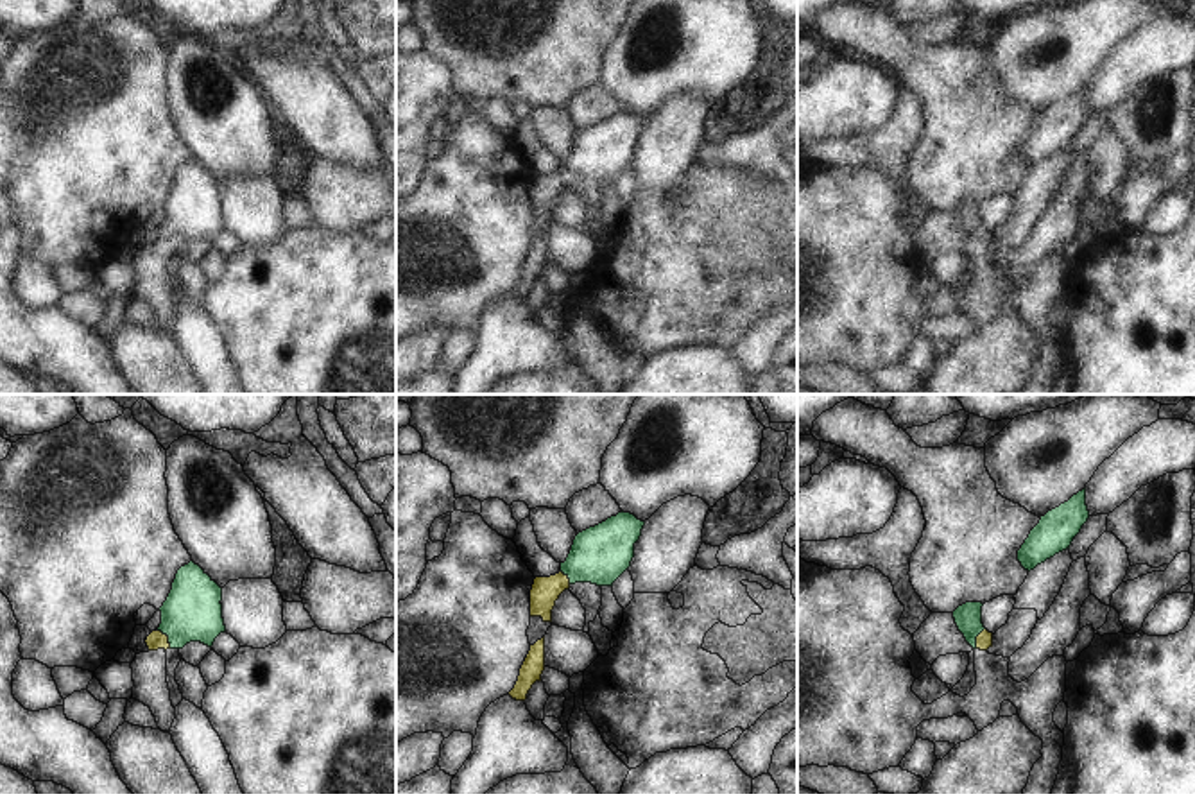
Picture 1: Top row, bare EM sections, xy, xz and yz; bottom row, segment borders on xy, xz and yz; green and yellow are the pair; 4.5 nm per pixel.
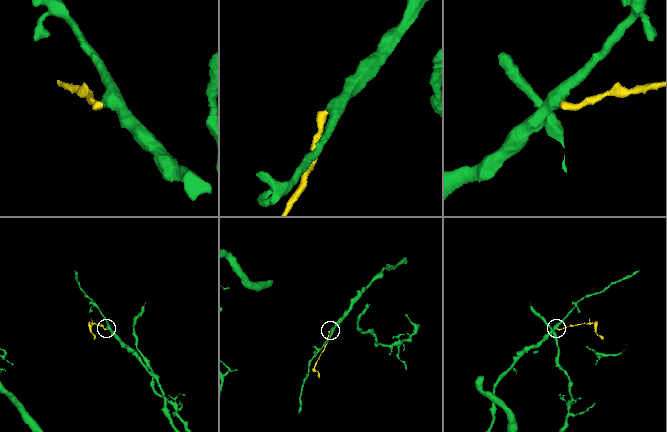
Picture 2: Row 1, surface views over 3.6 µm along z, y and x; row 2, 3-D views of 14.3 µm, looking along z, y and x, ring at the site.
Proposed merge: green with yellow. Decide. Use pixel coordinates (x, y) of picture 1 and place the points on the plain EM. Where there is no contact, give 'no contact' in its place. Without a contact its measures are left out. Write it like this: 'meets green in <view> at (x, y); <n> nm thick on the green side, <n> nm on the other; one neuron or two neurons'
meets green in xy at (169, 237); 260 nm thick on the green side, 80 nm on the other; one neuron

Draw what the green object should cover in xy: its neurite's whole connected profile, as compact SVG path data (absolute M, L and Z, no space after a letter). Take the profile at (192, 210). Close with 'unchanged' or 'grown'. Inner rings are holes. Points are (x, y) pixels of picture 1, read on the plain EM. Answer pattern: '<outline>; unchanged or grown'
M199 163L181 165L159 206L161 222L145 238L149 249L183 247L190 240L211 246L226 229L220 199L222 186Z; grown

